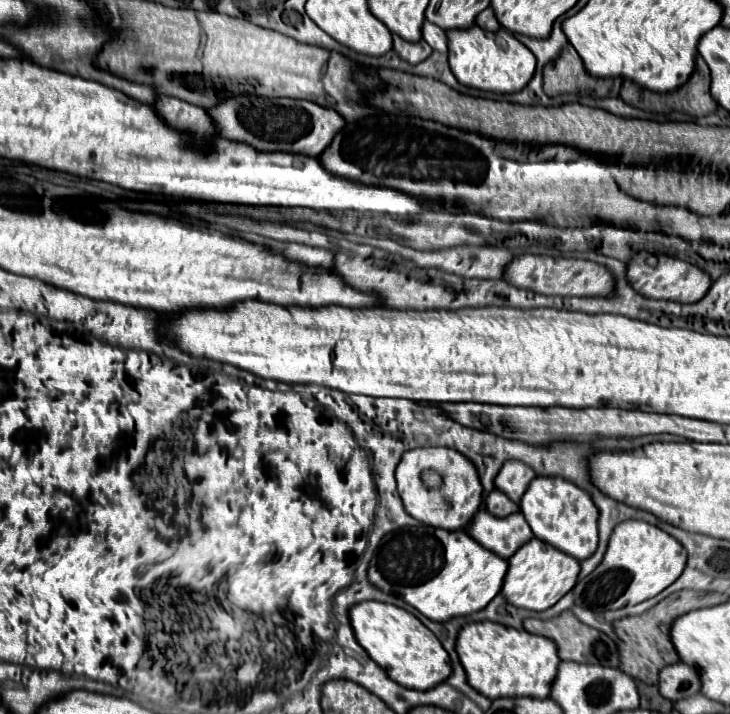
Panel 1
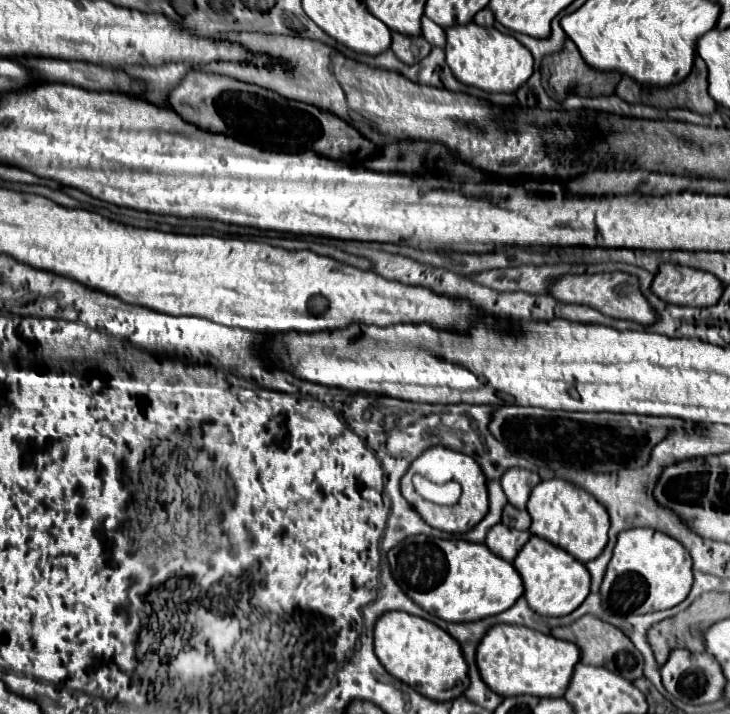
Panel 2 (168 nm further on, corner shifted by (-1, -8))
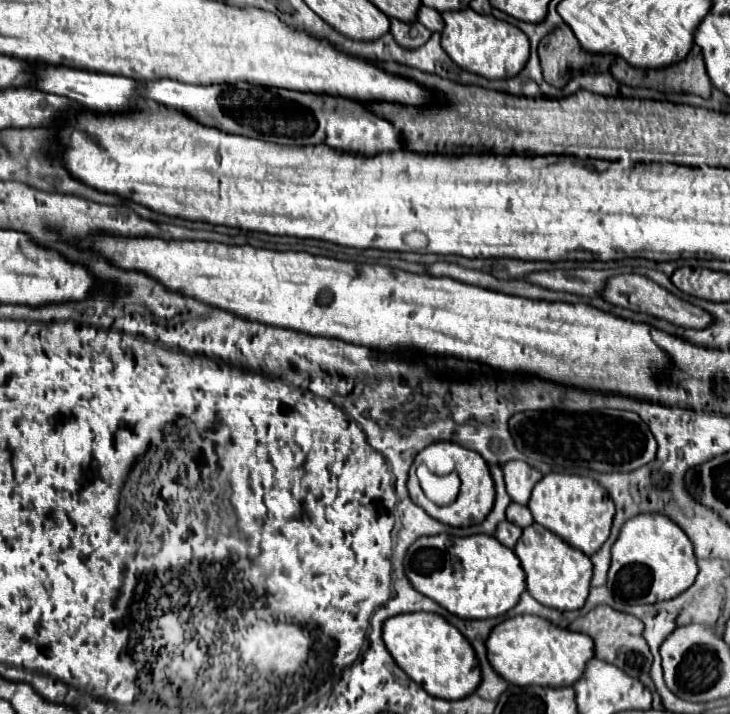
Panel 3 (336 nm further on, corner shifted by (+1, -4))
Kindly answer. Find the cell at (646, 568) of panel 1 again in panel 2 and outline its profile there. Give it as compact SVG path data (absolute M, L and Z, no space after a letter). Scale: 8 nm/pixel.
M631 528L617 536L613 558L601 584L601 596L603 606L613 614L647 614L677 606L685 600L691 586L691 558L681 542L653 528Z

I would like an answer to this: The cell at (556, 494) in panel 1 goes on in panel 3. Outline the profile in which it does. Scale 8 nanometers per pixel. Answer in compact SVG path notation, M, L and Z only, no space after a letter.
M551 472L535 484L529 498L529 510L537 524L551 530L553 534L557 534L567 544L571 544L587 556L593 556L609 538L615 514L607 490L603 490L603 486L599 486L593 478L559 472Z

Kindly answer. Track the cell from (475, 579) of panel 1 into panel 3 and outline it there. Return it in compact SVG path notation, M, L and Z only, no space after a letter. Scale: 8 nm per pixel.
M421 536L417 538L403 560L405 576L417 592L435 600L439 606L459 618L493 618L511 610L525 590L525 572L515 552L493 536Z

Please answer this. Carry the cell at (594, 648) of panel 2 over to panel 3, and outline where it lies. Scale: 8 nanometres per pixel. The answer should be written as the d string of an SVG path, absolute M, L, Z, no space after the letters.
M597 606L589 614L573 620L569 630L583 632L583 634L591 636L593 642L595 642L595 658L605 660L609 664L615 664L625 674L631 674L631 676L637 678L637 676L649 672L649 668L651 668L653 656L649 652L649 646L647 646L643 634L641 634L643 632L643 624L635 616L623 614L623 612L615 612L609 606Z

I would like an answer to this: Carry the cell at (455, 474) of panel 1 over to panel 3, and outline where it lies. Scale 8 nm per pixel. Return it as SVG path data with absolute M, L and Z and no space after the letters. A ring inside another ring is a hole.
M433 442L429 444L425 450L421 450L421 454L417 454L411 470L409 470L409 480L407 480L407 488L409 488L409 496L415 504L419 504L431 518L447 524L447 526L455 526L455 528L467 528L467 526L473 526L473 524L479 524L483 522L483 518L487 518L487 514L491 512L493 508L493 500L495 500L495 484L493 484L493 478L489 474L489 466L487 462L473 450L467 450L455 442ZM419 464L425 464L433 474L437 476L445 476L449 472L457 472L459 478L461 478L461 490L459 490L459 496L453 504L447 504L447 506L437 506L435 502L431 502L419 482L417 482L417 476L415 476L415 468Z

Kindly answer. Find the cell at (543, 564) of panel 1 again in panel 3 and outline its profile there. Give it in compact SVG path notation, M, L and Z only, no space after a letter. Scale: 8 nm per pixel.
M531 524L523 530L515 546L515 554L519 556L521 566L525 570L527 590L537 602L561 612L579 610L585 604L591 584L591 568L593 568L589 556L575 550L573 546L569 546L559 536L555 536L553 532L549 532L539 524Z

